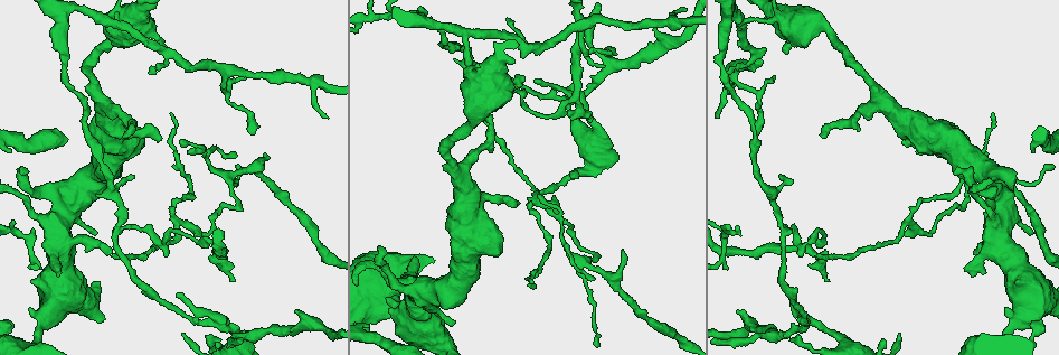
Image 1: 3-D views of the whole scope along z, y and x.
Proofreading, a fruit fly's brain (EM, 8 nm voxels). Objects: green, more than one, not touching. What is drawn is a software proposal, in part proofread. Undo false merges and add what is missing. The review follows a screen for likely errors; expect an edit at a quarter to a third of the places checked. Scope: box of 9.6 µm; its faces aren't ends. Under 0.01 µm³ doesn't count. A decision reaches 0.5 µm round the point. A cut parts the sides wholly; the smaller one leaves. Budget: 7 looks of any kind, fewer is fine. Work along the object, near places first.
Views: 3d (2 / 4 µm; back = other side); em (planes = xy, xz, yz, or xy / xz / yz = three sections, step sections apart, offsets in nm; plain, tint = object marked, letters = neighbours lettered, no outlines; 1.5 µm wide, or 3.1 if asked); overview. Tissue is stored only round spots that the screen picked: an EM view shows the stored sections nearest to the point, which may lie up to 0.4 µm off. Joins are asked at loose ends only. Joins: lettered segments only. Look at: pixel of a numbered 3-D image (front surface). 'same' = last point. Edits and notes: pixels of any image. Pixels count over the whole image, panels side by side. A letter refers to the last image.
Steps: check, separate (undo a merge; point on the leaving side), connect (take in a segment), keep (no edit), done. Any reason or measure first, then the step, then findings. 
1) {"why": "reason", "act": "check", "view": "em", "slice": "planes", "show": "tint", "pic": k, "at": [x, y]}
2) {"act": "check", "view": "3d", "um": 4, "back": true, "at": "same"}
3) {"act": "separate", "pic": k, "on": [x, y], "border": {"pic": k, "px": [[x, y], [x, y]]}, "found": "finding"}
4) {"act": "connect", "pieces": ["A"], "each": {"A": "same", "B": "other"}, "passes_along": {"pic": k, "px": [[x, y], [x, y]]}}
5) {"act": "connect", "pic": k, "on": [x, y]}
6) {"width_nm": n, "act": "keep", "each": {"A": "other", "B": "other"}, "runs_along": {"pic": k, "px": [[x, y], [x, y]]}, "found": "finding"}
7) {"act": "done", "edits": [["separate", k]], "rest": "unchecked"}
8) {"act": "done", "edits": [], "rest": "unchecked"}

{"why": "thin end", "act": "check", "view": "3d", "um": 4, "pic": 1, "at": [1026, 232]}

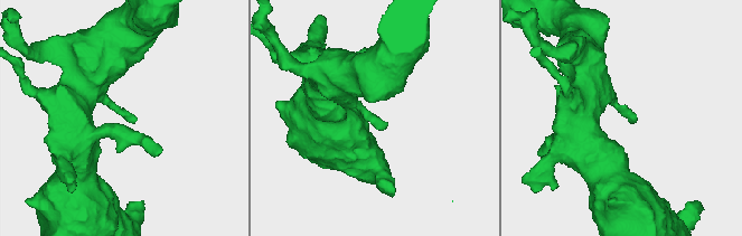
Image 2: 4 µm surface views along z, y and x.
{"why": "need the tissue", "act": "check", "view": "em", "um": 3.1, "slice": "yz", "step": 8, "show": "letters", "pic": 2, "at": [387, 123]}

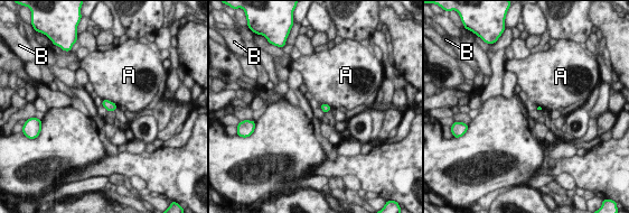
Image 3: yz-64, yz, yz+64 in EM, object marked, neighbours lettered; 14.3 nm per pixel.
{"longest_contact_nm": ["A", 240], "act": "keep", "each": {"A": "other", "B": "other"}, "found": "none of them fits"}

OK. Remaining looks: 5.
{"why": "branch stops here", "act": "check", "view": "3d", "um": 4, "pic": 1, "at": [516, 203]}

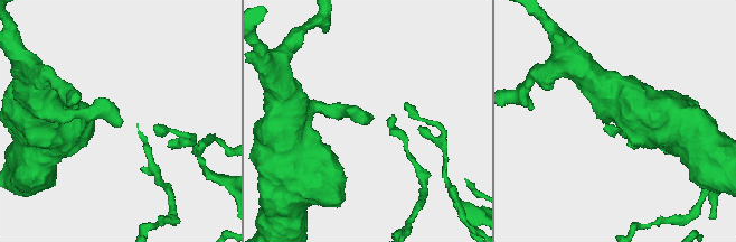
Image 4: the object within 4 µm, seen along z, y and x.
{"act": "check", "view": "em", "slice": "planes", "show": "letters", "pic": 4, "at": [121, 125]}

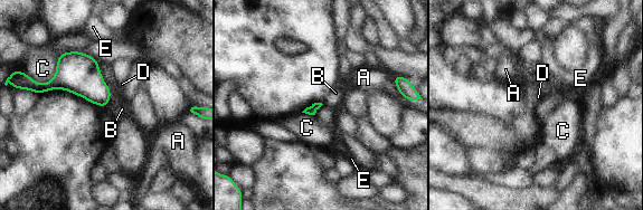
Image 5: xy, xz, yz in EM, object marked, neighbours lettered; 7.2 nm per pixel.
{"act": "keep", "each": {"A": "other", "B": "other", "C": "other", "D": "other", "E": "other"}, "border": {"pic": 5, "px": [[111, 91], [111, 97], [107, 103]]}, "found": "none of them fits"}

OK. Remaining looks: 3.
{"why": "free end", "act": "check", "view": "em", "slice": "xy", "step": 4, "show": "tint", "pic": 1, "at": [527, 285]}

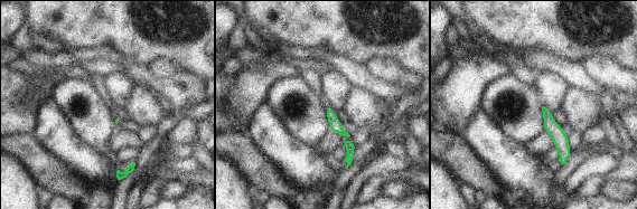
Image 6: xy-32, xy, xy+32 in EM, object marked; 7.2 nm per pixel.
{"act": "check", "view": "em", "slice": "planes", "show": "letters", "at": "same"}

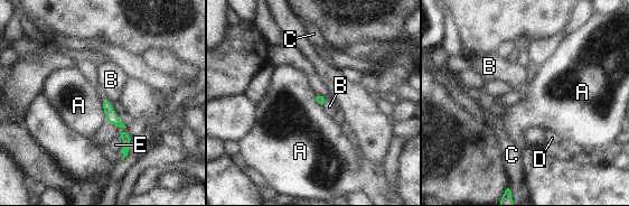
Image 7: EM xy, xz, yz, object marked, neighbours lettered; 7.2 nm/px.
{"longest_contact_nm": ["A", 170], "act": "keep", "each": {"A": "other", "B": "other", "C": "other", "D": "other", "E": "other"}, "border": {"pic": 7, "px": [[100, 99], [106, 120]]}, "found": "no lettered segment goes on from it"}

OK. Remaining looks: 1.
{"act": "done", "edits": [], "rest": "unchecked"}

